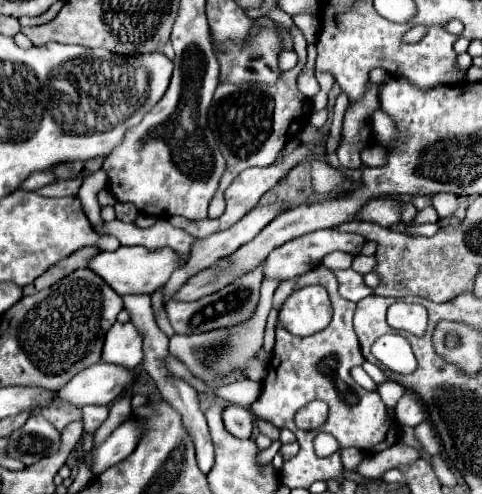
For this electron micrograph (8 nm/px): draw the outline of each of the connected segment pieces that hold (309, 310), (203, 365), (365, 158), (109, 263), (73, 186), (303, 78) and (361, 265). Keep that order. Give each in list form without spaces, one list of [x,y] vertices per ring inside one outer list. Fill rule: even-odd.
[[[310,285],[294,291],[278,313],[276,327],[288,329],[294,335],[314,335],[328,327],[332,319],[330,297],[324,287]]]
[[[276,279],[262,281],[262,289],[260,289],[262,303],[258,303],[256,315],[244,325],[244,329],[238,327],[238,329],[228,329],[228,331],[208,331],[208,333],[200,333],[200,335],[174,335],[170,339],[170,353],[174,357],[178,357],[182,363],[186,363],[186,367],[204,383],[214,381],[216,377],[228,375],[236,365],[244,365],[244,361],[248,361],[248,357],[256,355],[258,349],[262,347],[266,317],[272,309],[272,295],[278,285],[280,285],[280,281],[276,281]],[[216,343],[218,343],[218,353],[216,353]]]
[[[374,145],[372,147],[366,147],[361,151],[361,159],[364,166],[367,167],[379,167],[387,161],[388,149],[381,145]]]
[[[118,247],[112,253],[98,253],[92,257],[92,263],[88,263],[88,269],[92,269],[96,275],[100,275],[118,295],[130,295],[130,293],[152,293],[170,279],[172,271],[180,267],[180,259],[172,249],[160,249],[160,251],[148,251],[146,247]]]
[[[74,177],[74,179],[58,179],[56,183],[52,185],[46,185],[42,189],[38,189],[36,193],[38,195],[44,195],[44,197],[76,197],[78,195],[78,189],[82,185],[82,177]]]
[[[308,45],[308,61],[298,77],[298,89],[306,98],[311,99],[320,91],[320,85],[314,77],[314,61],[316,61],[316,45]]]
[[[356,255],[354,261],[352,261],[352,269],[356,273],[370,273],[376,265],[376,259],[374,257],[364,257],[364,255]]]

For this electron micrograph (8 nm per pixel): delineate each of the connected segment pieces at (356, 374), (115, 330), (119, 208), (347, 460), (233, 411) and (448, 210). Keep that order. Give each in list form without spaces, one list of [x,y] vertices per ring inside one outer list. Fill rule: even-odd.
[[[354,367],[354,369],[352,369],[352,377],[354,377],[364,389],[370,389],[370,391],[376,389],[376,383],[368,377],[368,373],[366,373],[362,367]]]
[[[114,323],[104,339],[102,349],[102,363],[122,365],[122,367],[136,367],[142,361],[142,337],[138,329],[128,323]]]
[[[116,203],[116,217],[124,223],[134,223],[136,217],[138,217],[138,209],[134,205],[128,205],[128,203]]]
[[[345,448],[341,451],[343,468],[352,473],[356,472],[356,467],[364,458],[364,453],[356,448]]]
[[[228,405],[222,413],[222,419],[224,419],[224,425],[226,429],[240,437],[240,439],[248,439],[250,433],[252,433],[252,427],[254,427],[254,421],[252,421],[252,411],[242,407],[242,405]]]
[[[434,193],[432,205],[434,205],[434,209],[438,211],[440,217],[450,217],[458,207],[456,195],[452,195],[452,193]]]

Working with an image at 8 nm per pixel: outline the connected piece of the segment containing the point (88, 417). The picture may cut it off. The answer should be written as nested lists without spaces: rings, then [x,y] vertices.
[[[108,405],[82,407],[82,417],[84,417],[84,431],[94,433],[104,423],[104,419],[108,417]]]

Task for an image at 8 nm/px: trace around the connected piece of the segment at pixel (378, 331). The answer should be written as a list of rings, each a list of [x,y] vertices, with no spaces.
[[[370,295],[370,297],[364,297],[362,301],[358,301],[356,315],[354,315],[354,331],[358,335],[364,359],[368,359],[372,363],[376,363],[374,355],[370,353],[372,343],[386,333],[394,333],[394,329],[390,329],[386,323],[386,309],[392,303],[394,303],[394,299],[376,297],[376,295]]]

